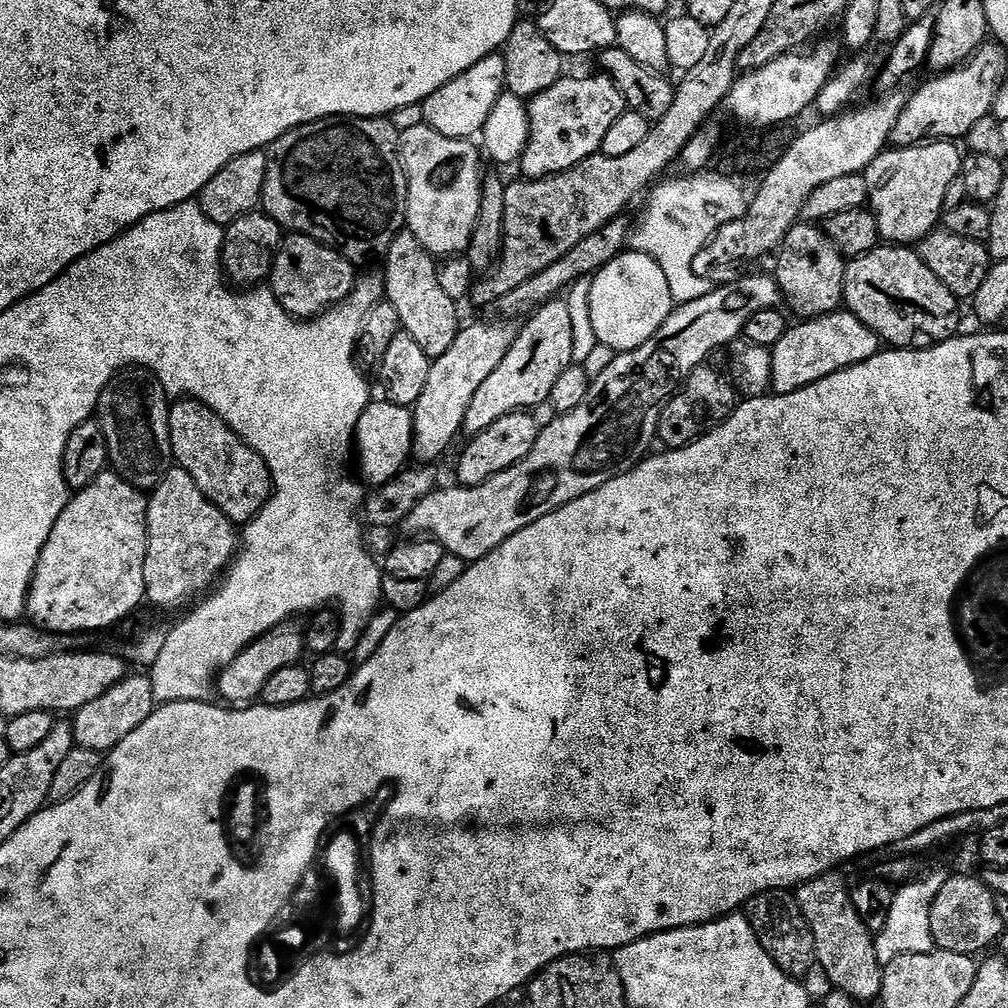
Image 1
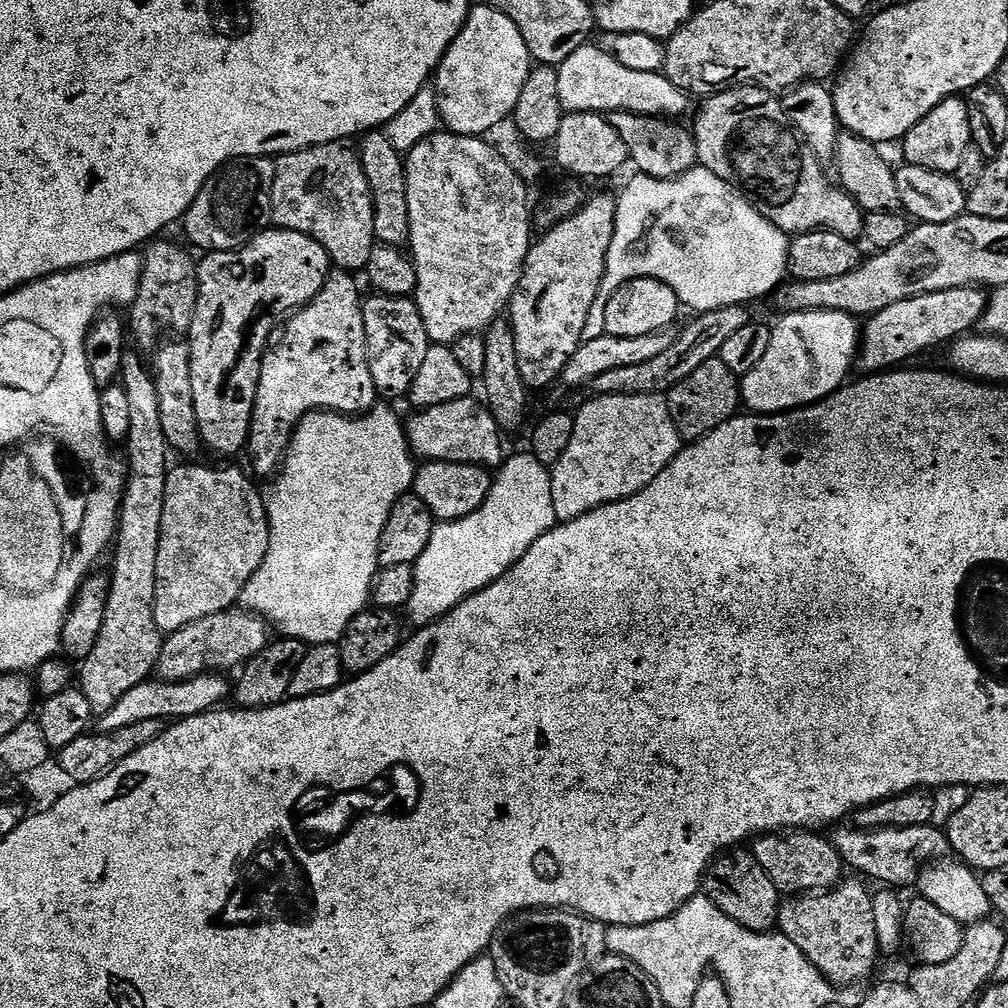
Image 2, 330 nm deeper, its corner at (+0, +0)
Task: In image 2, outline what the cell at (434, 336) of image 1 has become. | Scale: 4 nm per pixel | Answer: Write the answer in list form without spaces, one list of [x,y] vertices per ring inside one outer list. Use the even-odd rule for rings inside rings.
[[[373,130],[359,141],[358,151],[366,182],[370,182],[374,202],[374,230],[377,241],[391,248],[403,249],[410,238],[410,202],[406,202],[405,157],[390,146],[383,131]],[[364,140],[364,141],[363,141]]]

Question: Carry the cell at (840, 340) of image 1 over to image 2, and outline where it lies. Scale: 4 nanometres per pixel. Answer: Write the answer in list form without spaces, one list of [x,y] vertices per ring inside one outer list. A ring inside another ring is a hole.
[[[973,286],[938,290],[894,302],[894,306],[886,306],[886,310],[867,317],[863,325],[858,349],[858,368],[864,374],[887,372],[897,366],[907,365],[911,356],[920,356],[927,348],[936,348],[944,343],[947,345],[969,335],[984,316],[988,298],[989,293],[985,289]]]

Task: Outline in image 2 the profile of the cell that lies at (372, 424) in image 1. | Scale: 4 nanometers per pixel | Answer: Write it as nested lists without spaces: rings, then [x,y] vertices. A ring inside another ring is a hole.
[[[465,398],[417,411],[416,417],[406,424],[413,457],[424,462],[479,464],[482,468],[496,470],[504,460],[504,444],[500,441],[502,430],[496,425],[487,403],[477,400]]]

